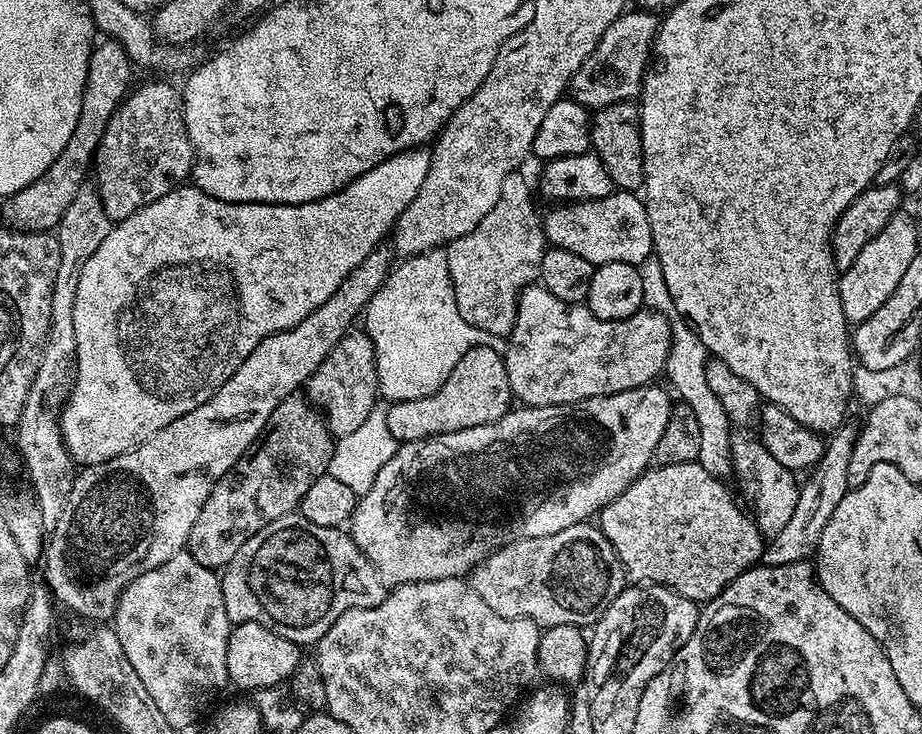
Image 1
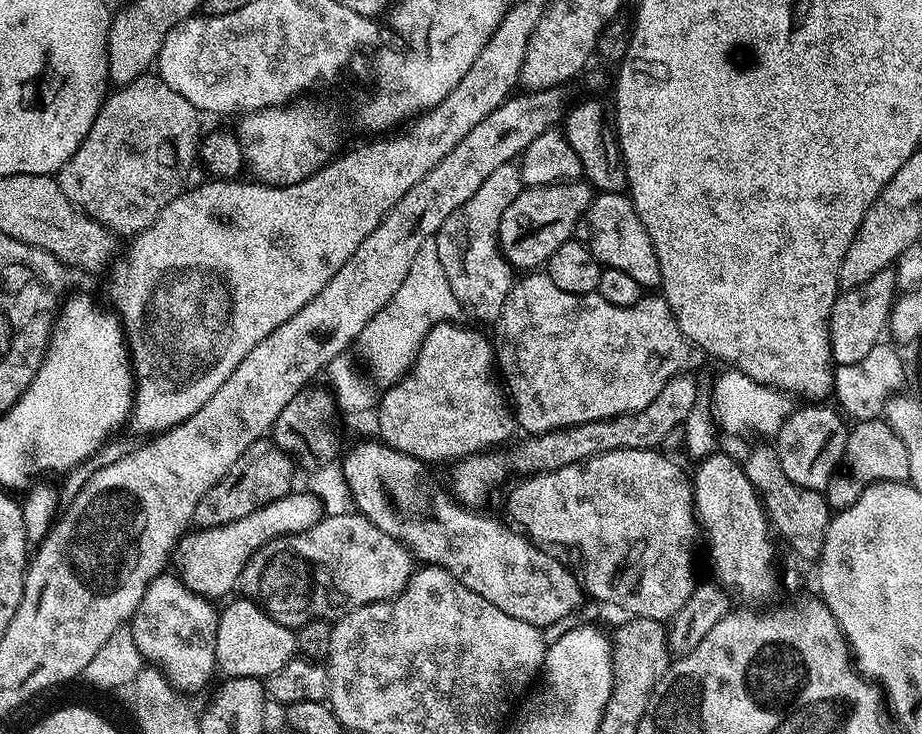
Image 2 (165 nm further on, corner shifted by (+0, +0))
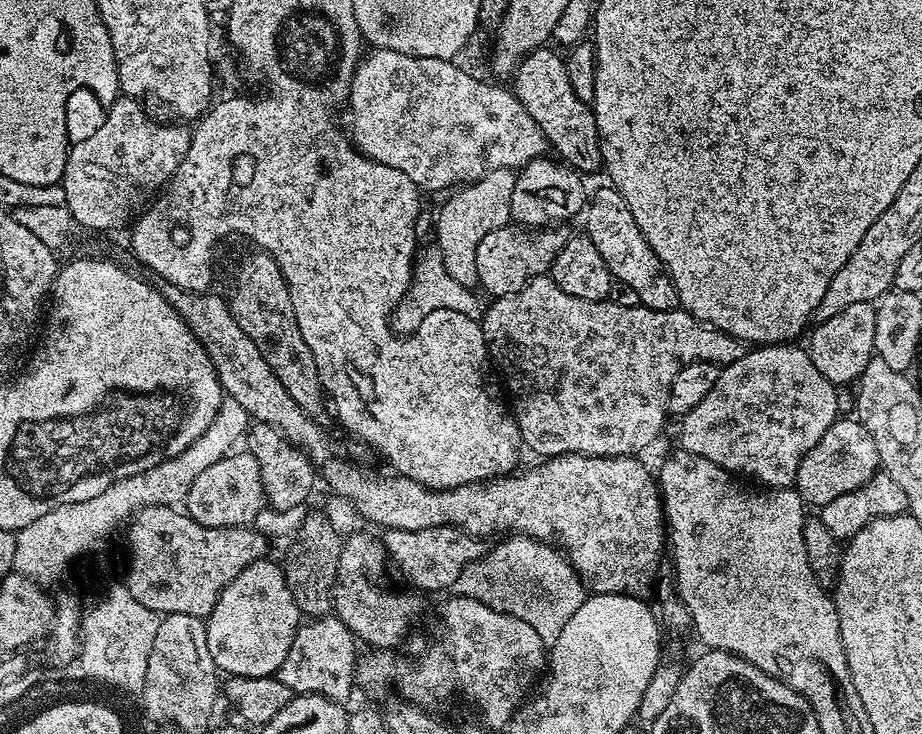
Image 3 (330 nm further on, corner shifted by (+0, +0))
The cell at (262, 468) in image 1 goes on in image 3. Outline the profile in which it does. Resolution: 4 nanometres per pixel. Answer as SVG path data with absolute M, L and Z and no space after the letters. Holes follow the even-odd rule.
M236 450L222 457L218 462L214 462L214 466L202 470L202 474L198 474L198 478L194 478L190 490L184 495L182 504L188 516L194 518L194 522L198 522L202 526L242 528L251 525L255 516L266 507L262 474L258 470L258 462L247 450Z

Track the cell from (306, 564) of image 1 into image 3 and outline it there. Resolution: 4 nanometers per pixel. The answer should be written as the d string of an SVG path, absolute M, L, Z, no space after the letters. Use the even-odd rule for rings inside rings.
M451 524L434 526L426 530L389 528L383 535L382 543L391 567L393 564L413 584L409 585L421 593L440 592L443 588L451 589L458 574L462 574L462 570L466 570L470 562L480 559L486 551L483 539L472 536L461 528L454 528Z

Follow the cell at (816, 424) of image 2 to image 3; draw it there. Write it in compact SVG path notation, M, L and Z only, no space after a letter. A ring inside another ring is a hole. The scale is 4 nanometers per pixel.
M838 418L832 423L830 430L822 434L818 446L814 446L814 450L810 450L806 458L802 458L794 487L805 505L823 506L870 482L870 478L876 475L879 468L878 446L874 446L874 438L870 438L859 420Z

